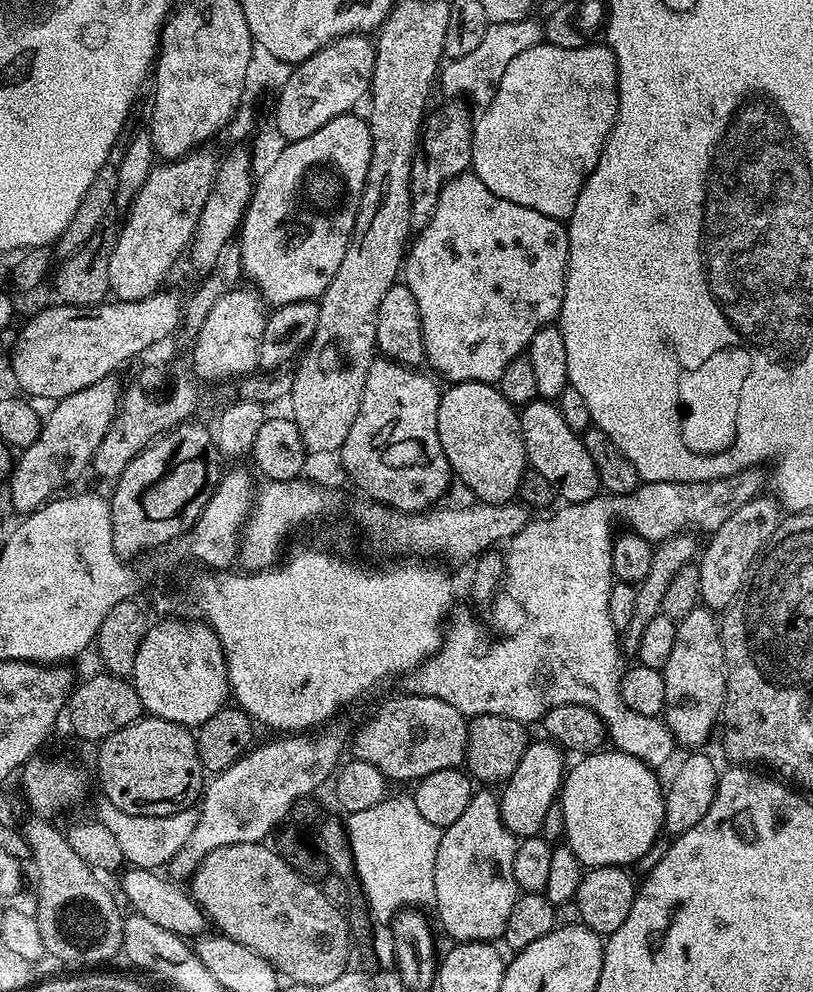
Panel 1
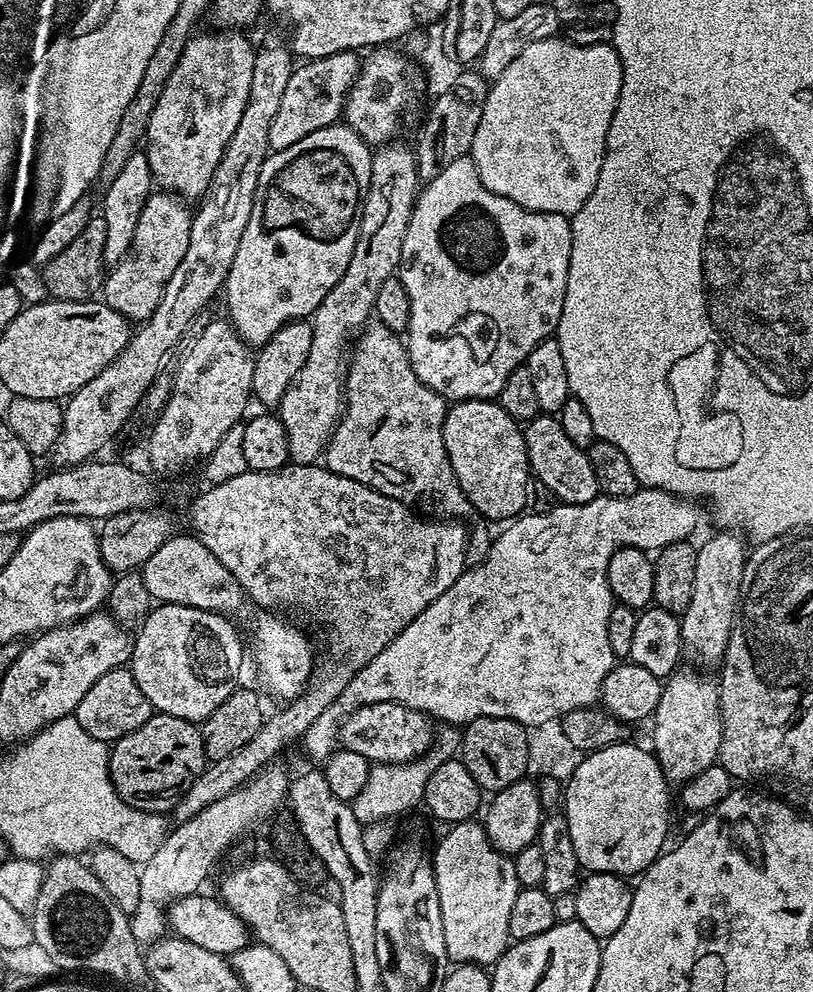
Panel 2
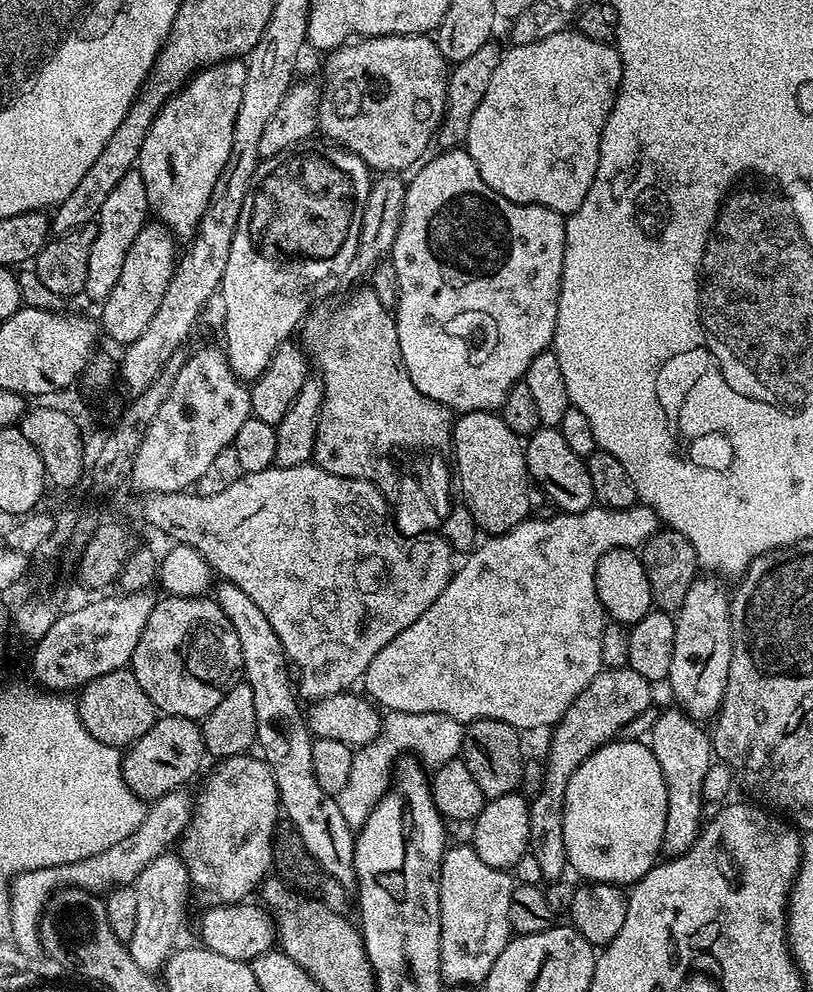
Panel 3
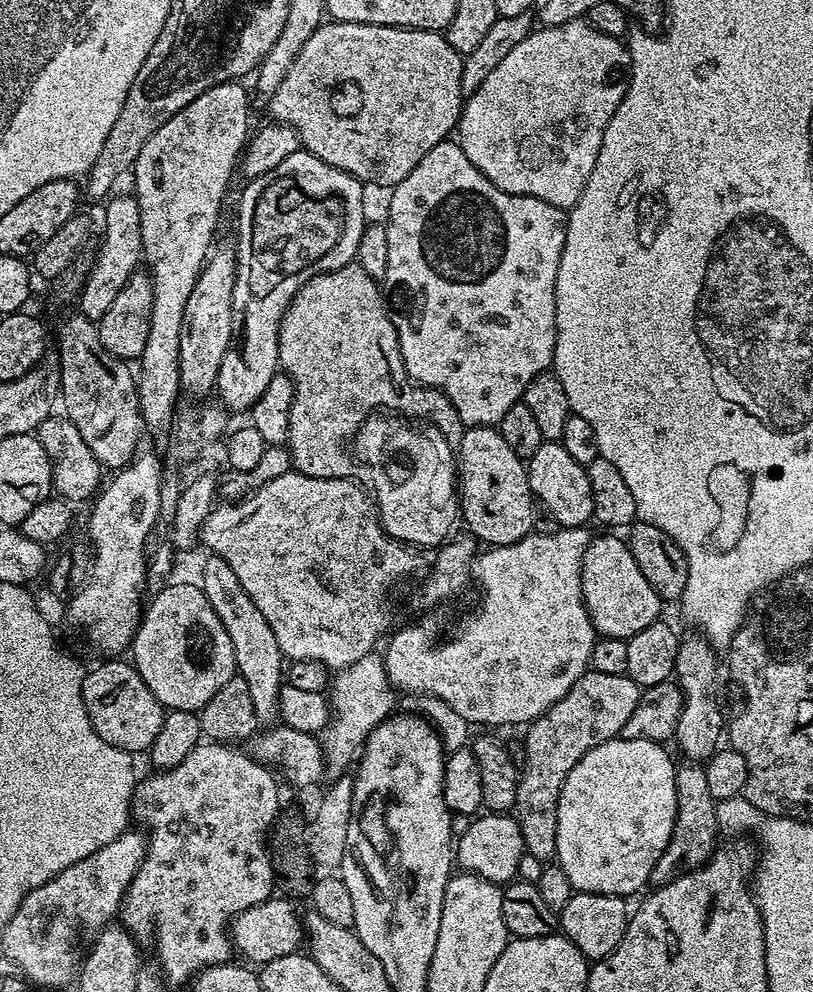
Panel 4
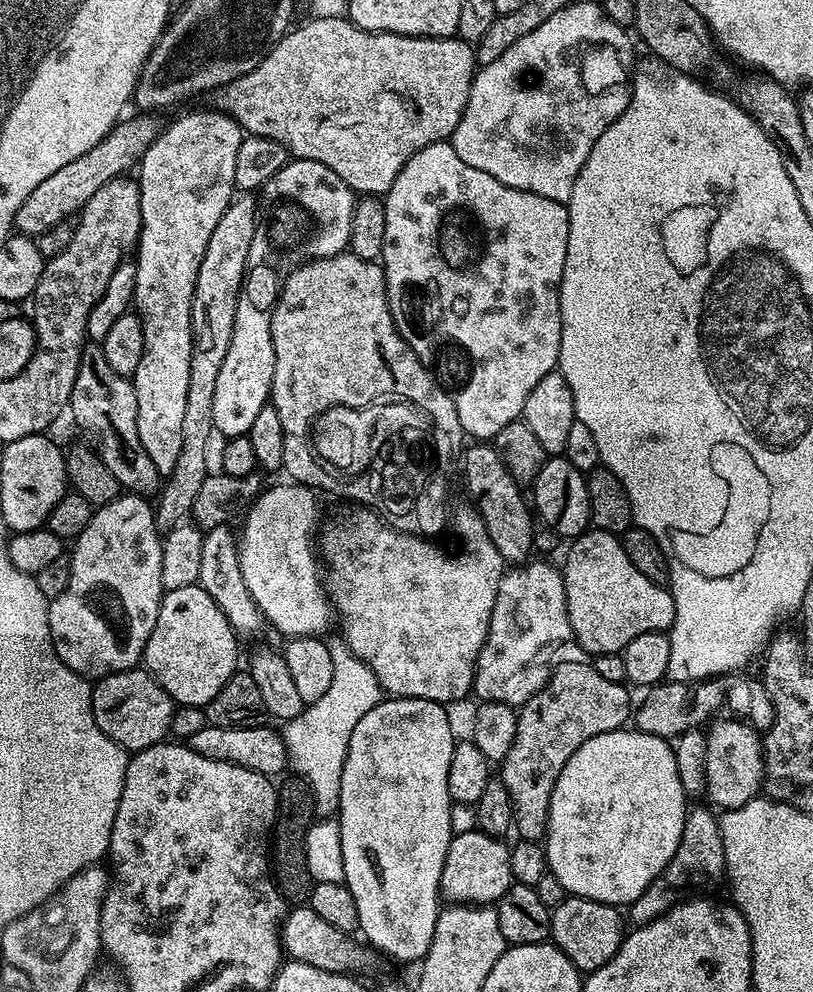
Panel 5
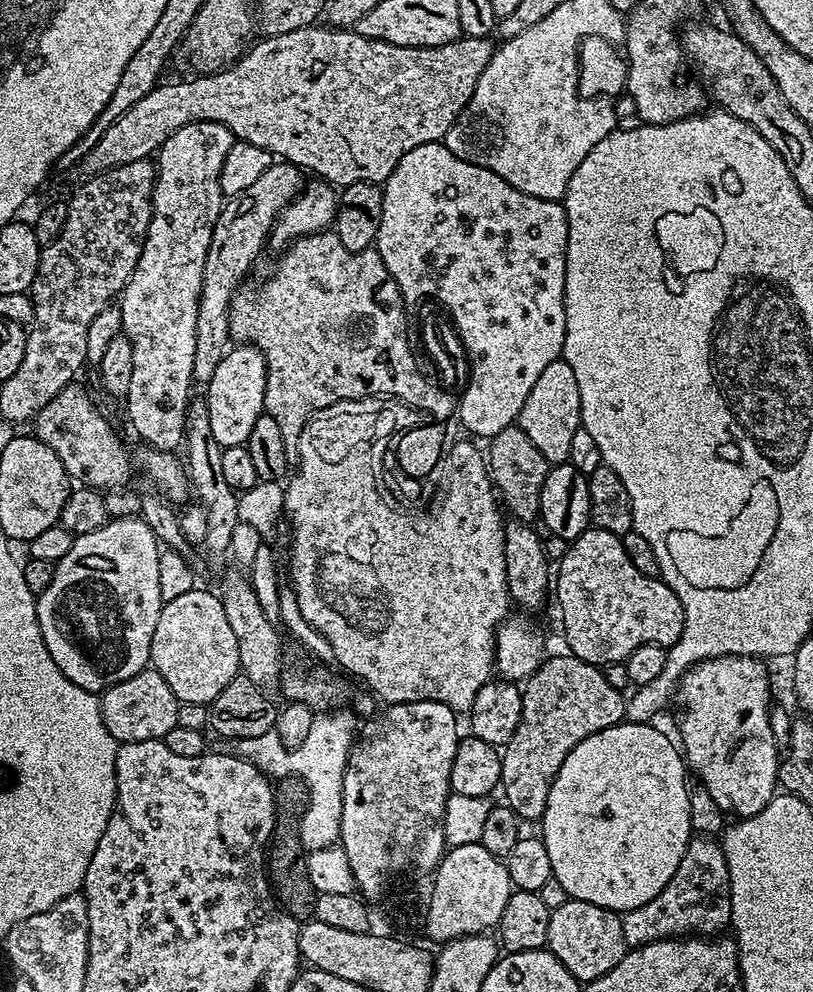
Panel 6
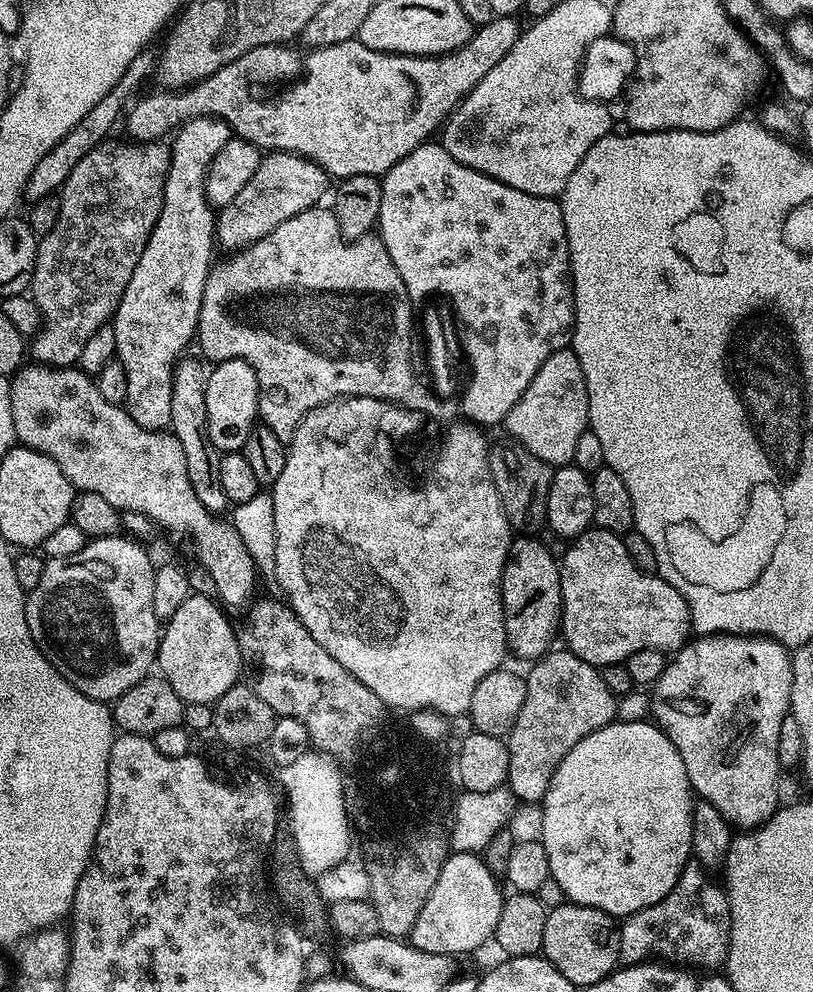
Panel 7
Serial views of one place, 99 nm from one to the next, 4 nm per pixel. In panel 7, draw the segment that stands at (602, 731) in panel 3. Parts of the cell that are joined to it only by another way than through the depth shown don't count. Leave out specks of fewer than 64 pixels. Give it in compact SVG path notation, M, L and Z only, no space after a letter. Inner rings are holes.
M567 650L549 651L526 672L526 702L518 722L508 731L506 743L510 770L506 787L517 801L528 804L543 801L556 767L590 734L617 719L618 697L606 686L603 671Z

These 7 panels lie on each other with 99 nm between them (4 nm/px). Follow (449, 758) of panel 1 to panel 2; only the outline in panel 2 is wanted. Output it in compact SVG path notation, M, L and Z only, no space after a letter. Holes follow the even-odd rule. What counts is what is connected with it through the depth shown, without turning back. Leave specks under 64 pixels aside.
M361 704L340 723L338 744L340 748L348 748L354 754L362 754L362 758L373 765L410 763L419 760L432 747L434 729L431 723L433 721L425 713L401 704Z

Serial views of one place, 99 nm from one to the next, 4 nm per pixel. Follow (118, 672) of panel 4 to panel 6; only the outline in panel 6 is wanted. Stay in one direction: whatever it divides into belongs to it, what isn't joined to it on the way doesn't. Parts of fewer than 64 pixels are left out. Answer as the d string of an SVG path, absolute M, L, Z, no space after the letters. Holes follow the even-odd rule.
M151 666L134 674L134 678L126 678L126 682L105 688L100 696L102 722L106 722L106 730L110 730L112 737L120 744L163 740L170 730L176 728L180 705L174 690L166 686L166 678L162 678L162 674L158 674Z

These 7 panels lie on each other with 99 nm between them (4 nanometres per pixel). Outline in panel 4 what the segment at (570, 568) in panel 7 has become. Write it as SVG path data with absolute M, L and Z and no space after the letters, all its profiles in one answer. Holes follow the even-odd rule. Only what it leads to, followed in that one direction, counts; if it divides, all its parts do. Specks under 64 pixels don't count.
M600 534L597 538L589 539L588 549L584 552L582 558L582 570L580 571L580 582L582 584L582 598L584 605L590 616L590 622L596 627L600 636L609 636L610 638L622 638L628 640L634 634L638 634L638 630L646 630L646 626L650 626L654 621L661 619L660 607L662 601L654 588L650 586L650 582L646 580L644 574L638 568L631 550L628 549L627 543L623 539L620 540L616 534Z

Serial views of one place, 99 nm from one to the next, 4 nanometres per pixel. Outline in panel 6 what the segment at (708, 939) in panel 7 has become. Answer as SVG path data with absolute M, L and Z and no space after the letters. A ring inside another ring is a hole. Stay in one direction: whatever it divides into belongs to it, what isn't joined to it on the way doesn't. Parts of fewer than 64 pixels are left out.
M697 835L686 846L686 854L682 854L682 862L678 862L678 870L674 870L674 878L666 882L662 894L646 906L638 906L634 910L623 913L622 930L624 943L629 949L640 948L650 942L688 938L699 934L704 938L717 935L720 927L725 927L726 916L716 908L704 908L707 900L715 896L723 897L728 886L728 867L723 847L715 839Z

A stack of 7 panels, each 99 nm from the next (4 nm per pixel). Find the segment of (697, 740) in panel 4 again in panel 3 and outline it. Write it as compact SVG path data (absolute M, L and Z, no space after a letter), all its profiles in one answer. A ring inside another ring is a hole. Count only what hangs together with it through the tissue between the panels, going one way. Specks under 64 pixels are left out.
M704 574L695 579L686 593L685 602L674 619L674 658L670 658L670 674L667 687L672 687L672 696L681 712L697 722L708 722L719 713L720 703L724 700L726 682L730 674L732 657L732 605L729 589L724 589L725 581L712 574Z

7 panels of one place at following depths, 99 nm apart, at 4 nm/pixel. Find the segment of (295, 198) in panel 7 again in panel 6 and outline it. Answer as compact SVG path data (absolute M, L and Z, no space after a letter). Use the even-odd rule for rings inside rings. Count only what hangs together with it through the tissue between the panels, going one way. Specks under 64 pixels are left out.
M274 162L270 167L268 167L266 174L260 175L258 182L253 182L252 185L250 185L249 188L246 189L242 194L231 197L231 199L225 203L224 207L221 208L220 217L218 218L218 222L212 231L212 241L208 247L208 253L206 254L206 266L204 267L204 273L202 274L202 294L200 295L200 305L198 306L198 326L196 327L196 349L194 350L194 370L192 371L192 375L193 379L199 385L206 386L208 384L210 378L214 376L214 372L218 368L218 362L222 362L222 358L228 353L228 349L230 347L230 337L228 334L228 311L232 305L234 294L236 291L238 291L238 289L240 289L242 281L245 279L245 277L247 277L244 275L251 270L252 263L259 258L260 247L263 249L265 245L267 245L268 237L272 231L274 222L278 219L278 217L280 217L280 212L283 210L283 208L285 208L285 206L287 206L288 203L292 201L295 196L300 195L302 189L305 187L305 184L305 173L301 171L301 169L297 168L295 164L290 164L287 162Z

